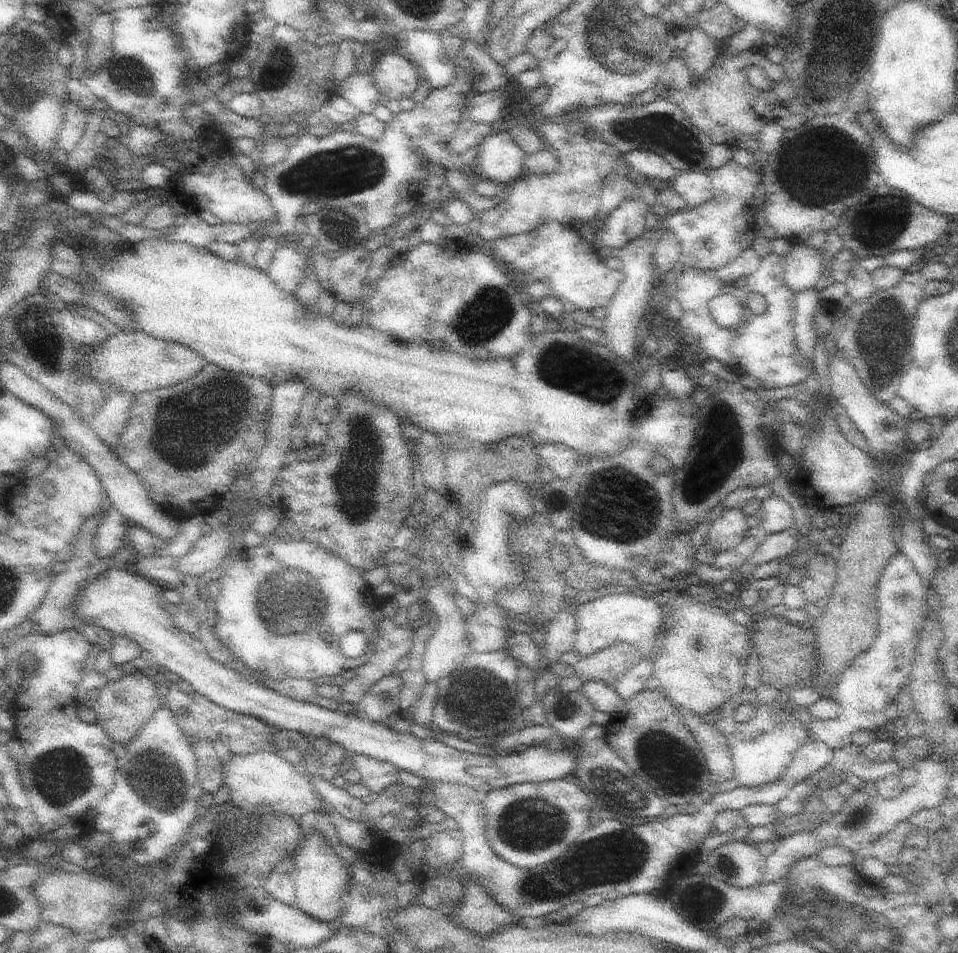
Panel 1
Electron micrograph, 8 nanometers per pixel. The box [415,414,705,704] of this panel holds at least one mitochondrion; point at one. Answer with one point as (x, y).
(631, 508)

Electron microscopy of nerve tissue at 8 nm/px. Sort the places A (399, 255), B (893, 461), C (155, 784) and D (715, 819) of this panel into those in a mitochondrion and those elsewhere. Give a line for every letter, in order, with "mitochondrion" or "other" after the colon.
A: other
B: other
C: mitochondrion
D: other

